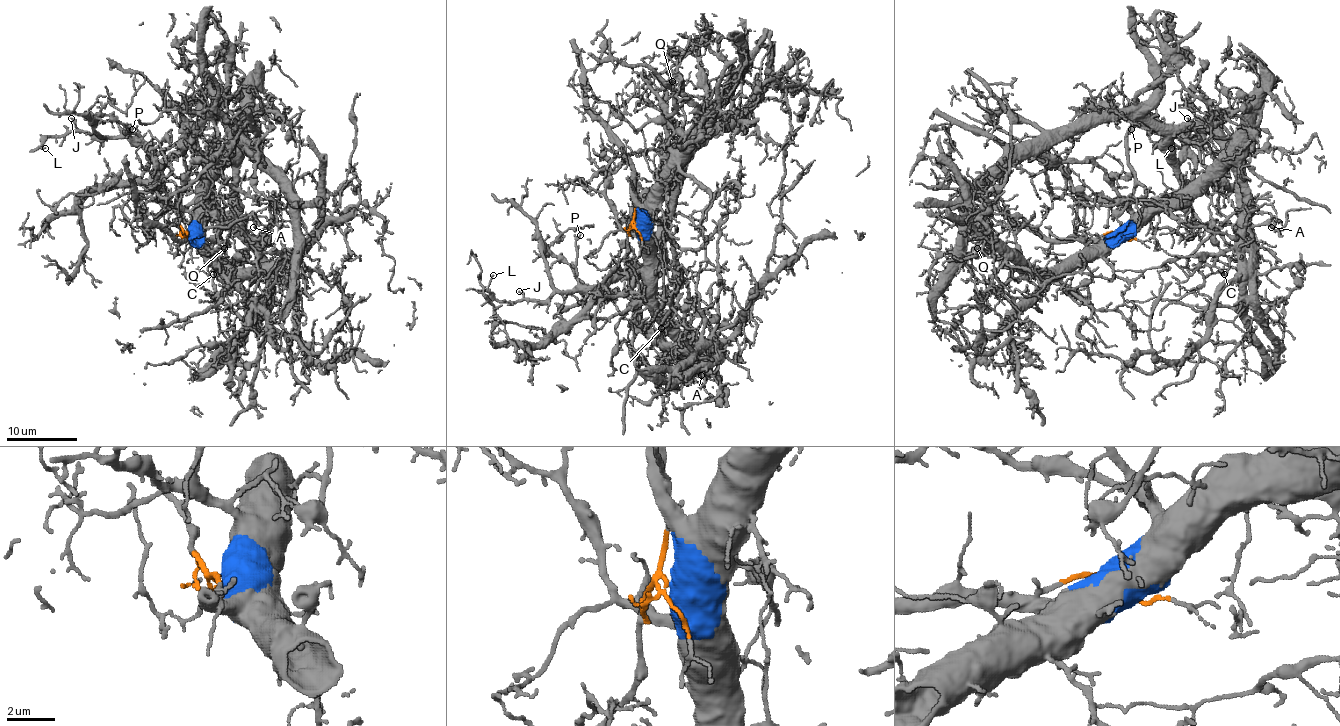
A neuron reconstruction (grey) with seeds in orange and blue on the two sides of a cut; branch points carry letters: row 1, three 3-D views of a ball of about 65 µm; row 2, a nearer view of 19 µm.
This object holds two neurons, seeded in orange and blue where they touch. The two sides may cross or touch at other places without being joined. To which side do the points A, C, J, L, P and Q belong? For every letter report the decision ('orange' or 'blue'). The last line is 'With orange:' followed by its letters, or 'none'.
A: blue
C: blue
J: orange
L: orange
P: orange
Q: blue
With orange: J, L, P

